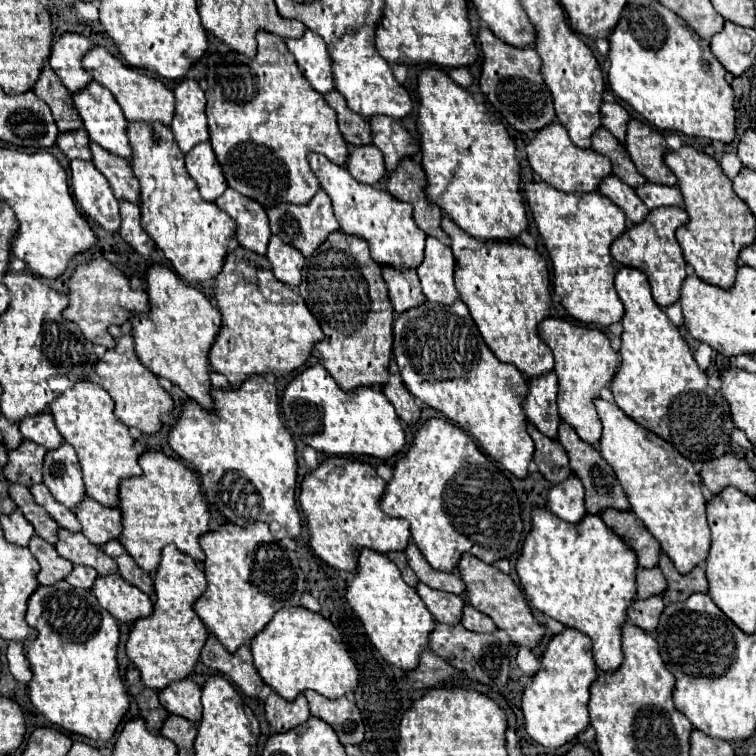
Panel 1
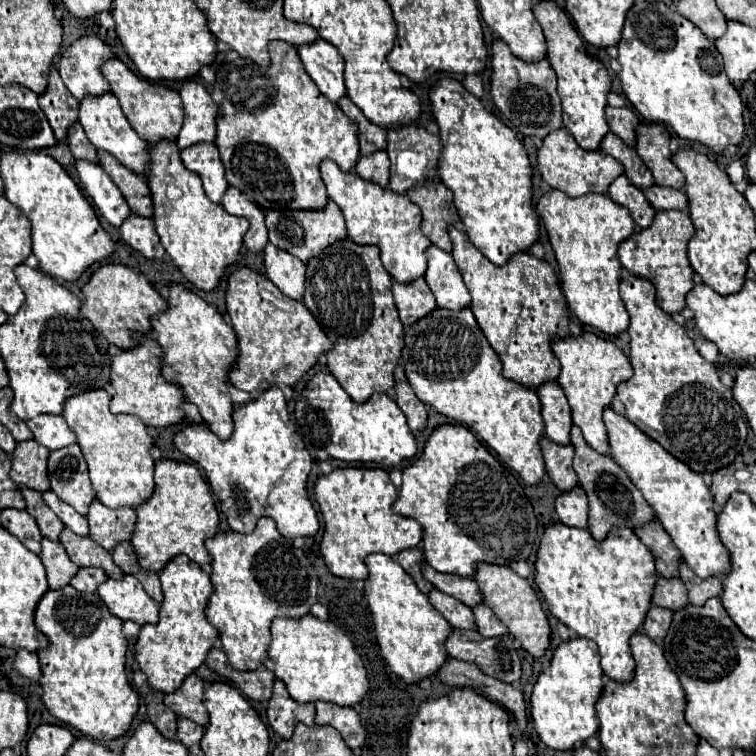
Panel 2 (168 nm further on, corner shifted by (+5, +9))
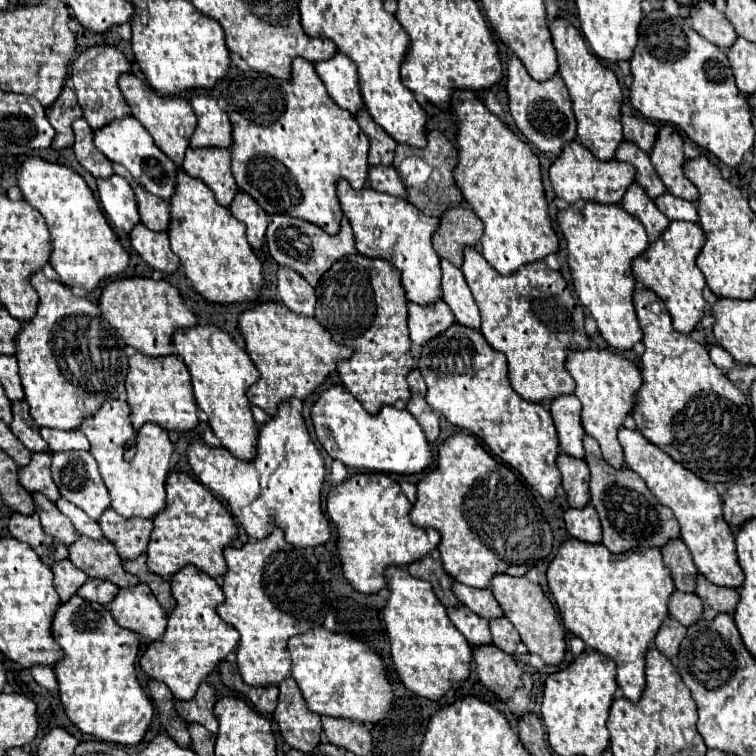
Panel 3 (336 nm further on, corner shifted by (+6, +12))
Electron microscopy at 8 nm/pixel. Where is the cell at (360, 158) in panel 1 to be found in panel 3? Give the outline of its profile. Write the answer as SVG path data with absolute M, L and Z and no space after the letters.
M386 166L370 168L368 184L372 186L372 190L398 196L398 198L406 198L406 186L394 168L386 168Z

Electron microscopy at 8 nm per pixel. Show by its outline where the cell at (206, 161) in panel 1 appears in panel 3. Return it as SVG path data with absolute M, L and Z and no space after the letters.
M188 148L182 170L192 178L200 178L216 196L220 206L230 206L238 194L238 186L230 172L230 150L224 148Z

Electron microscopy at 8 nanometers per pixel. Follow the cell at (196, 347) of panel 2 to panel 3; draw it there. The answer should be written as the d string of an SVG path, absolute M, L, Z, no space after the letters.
M212 324L178 330L174 334L174 350L188 366L198 408L208 416L208 424L220 438L222 446L230 450L230 454L242 456L242 460L250 460L258 440L258 424L254 422L246 396L248 388L258 382L258 370L250 356L230 338L230 334L224 334Z

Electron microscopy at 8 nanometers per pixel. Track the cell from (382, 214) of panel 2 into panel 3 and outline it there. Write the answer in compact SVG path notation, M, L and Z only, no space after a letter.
M338 182L338 198L342 212L354 230L358 252L370 258L390 260L390 264L394 264L402 274L402 286L410 302L424 306L442 300L440 256L432 248L432 236L440 226L440 218L426 216L404 198L370 188L356 192L348 182Z

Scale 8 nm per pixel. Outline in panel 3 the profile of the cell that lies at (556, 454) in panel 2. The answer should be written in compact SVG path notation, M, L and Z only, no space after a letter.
M568 454L558 456L558 468L562 474L562 486L568 494L568 502L572 508L582 508L582 504L590 502L588 482L590 482L590 470L584 460L572 458Z

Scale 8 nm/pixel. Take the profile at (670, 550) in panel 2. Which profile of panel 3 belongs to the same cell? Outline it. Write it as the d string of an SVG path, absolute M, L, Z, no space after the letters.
M672 540L668 546L662 548L662 556L664 556L664 564L674 572L676 590L694 592L698 572L686 544L682 540Z

